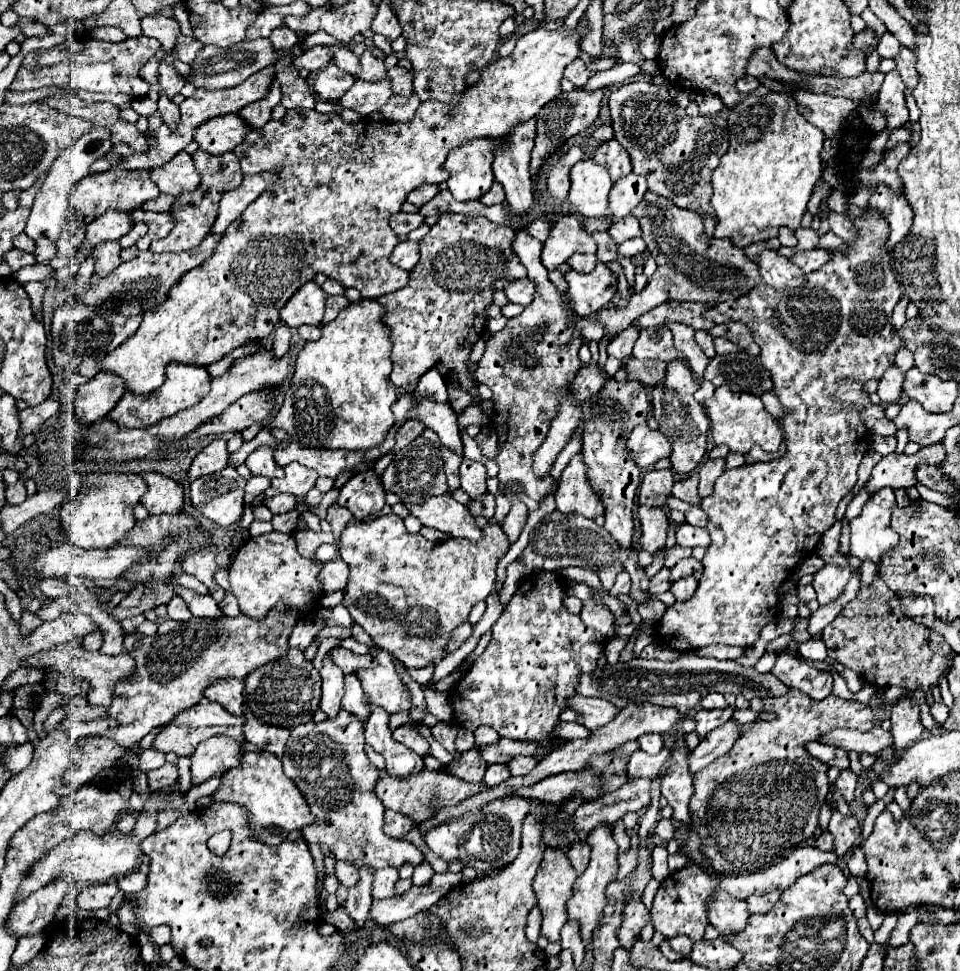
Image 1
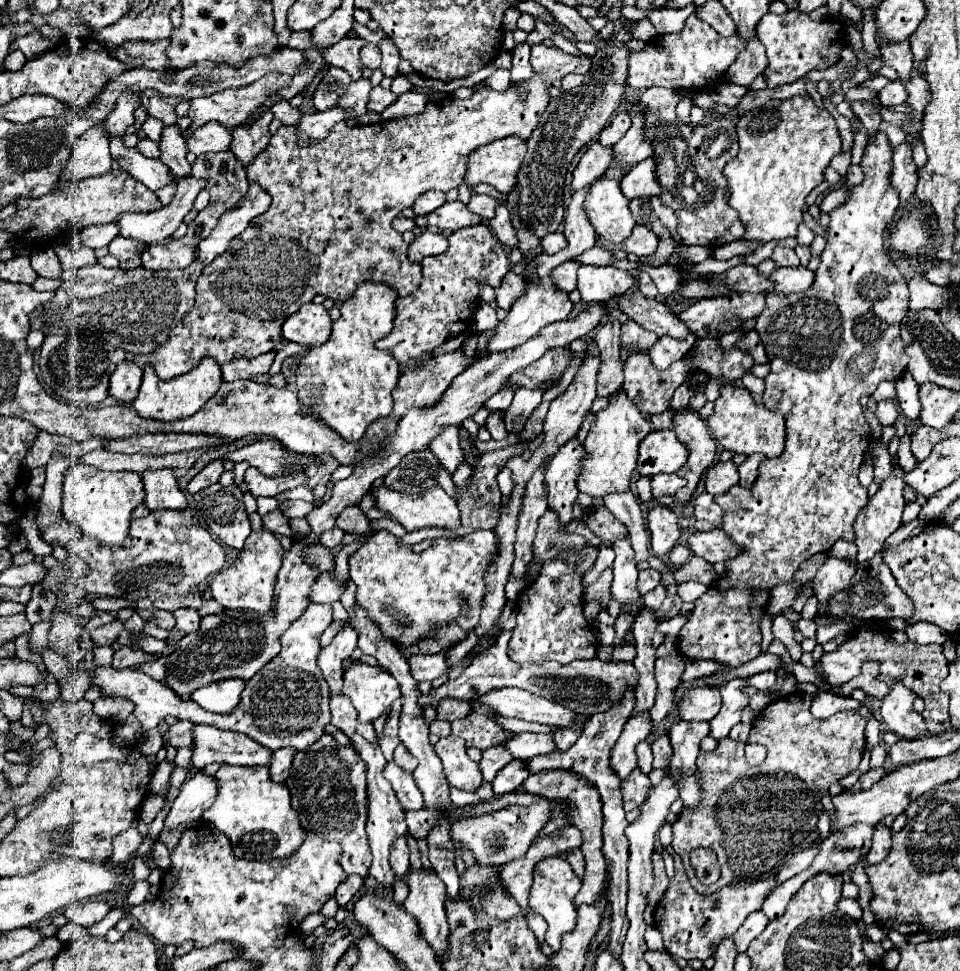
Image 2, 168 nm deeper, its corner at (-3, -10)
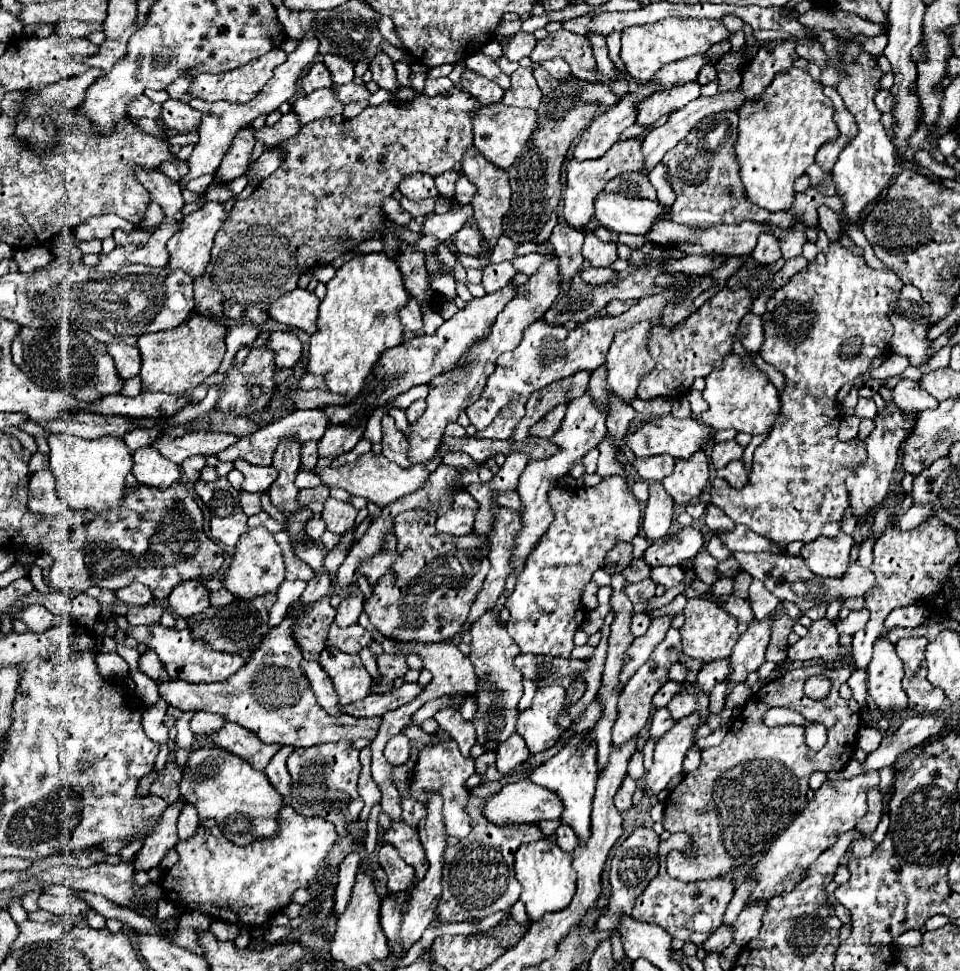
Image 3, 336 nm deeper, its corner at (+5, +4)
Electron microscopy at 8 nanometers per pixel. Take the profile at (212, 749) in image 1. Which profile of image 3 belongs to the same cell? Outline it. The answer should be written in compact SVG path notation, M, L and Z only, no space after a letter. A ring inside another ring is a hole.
M179 798L177 802L169 804L167 810L163 810L163 818L159 818L159 826L155 826L155 830L151 830L151 834L143 842L143 848L137 852L137 860L135 860L137 870L151 870L151 868L159 866L165 852L177 844L177 840L179 840L177 818L179 818L183 806L185 806L185 802Z

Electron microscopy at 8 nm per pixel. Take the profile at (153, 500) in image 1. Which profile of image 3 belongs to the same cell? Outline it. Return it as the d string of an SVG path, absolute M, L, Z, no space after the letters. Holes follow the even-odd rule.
M145 446L133 452L133 476L139 484L165 490L173 482L179 482L179 466L169 458L163 458L153 446Z

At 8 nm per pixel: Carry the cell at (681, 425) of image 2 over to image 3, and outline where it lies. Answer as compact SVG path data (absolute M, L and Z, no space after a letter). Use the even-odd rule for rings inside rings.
M703 450L695 452L687 460L675 460L675 470L663 480L663 486L677 504L689 504L695 496L701 494L709 478L707 466L709 464Z

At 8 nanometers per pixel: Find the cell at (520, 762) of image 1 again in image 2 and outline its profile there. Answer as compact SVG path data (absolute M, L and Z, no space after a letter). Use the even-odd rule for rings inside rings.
M551 770L551 772L537 772L531 774L525 782L523 782L525 790L537 796L545 796L549 800L559 800L563 804L569 802L569 808L565 810L565 814L569 816L571 824L575 828L581 830L583 836L583 844L581 844L581 852L585 856L585 874L583 874L583 888L579 890L579 894L575 896L575 906L581 904L591 904L599 898L599 892L603 888L603 880L605 880L605 858L603 858L603 838L601 838L601 826L603 826L603 816L601 816L601 800L599 800L599 792L597 788L585 780L583 776L575 774L575 772L567 772L567 770Z

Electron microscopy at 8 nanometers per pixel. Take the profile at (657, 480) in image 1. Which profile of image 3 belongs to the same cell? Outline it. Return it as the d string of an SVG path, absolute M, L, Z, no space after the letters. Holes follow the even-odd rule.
M651 456L651 458L637 458L635 470L643 480L655 480L661 482L665 476L673 470L673 458L671 456Z

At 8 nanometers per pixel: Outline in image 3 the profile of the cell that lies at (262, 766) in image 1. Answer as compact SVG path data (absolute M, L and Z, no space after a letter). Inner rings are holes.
M201 748L191 752L179 784L185 802L193 804L199 818L213 818L233 844L249 846L259 838L277 834L277 818L283 808L283 796L269 784L263 770L255 770L247 760L219 748Z

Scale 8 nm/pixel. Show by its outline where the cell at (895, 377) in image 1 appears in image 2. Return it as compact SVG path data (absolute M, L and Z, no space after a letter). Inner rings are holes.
M891 400L877 402L875 416L877 416L877 420L879 420L881 426L893 426L893 422L897 420L897 406Z

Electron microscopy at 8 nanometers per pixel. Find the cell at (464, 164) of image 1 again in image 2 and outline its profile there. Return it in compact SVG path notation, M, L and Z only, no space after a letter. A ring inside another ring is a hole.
M517 136L495 140L487 146L479 146L469 160L465 180L471 188L479 182L493 184L499 192L509 194L517 184L517 172L525 158L527 144Z

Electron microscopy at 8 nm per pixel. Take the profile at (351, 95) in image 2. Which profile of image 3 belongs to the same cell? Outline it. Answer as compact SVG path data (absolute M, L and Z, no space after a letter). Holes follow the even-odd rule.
M323 88L323 90L315 90L299 100L293 102L293 110L299 116L301 124L313 122L317 118L325 118L325 116L337 116L343 114L343 102L339 102L335 98L335 88Z

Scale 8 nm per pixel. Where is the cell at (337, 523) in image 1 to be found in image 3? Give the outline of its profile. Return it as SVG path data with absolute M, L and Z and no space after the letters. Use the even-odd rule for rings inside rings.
M311 518L311 520L307 522L305 530L307 530L307 534L309 534L311 538L319 540L319 538L321 538L321 534L325 532L325 522L323 522L321 518Z

